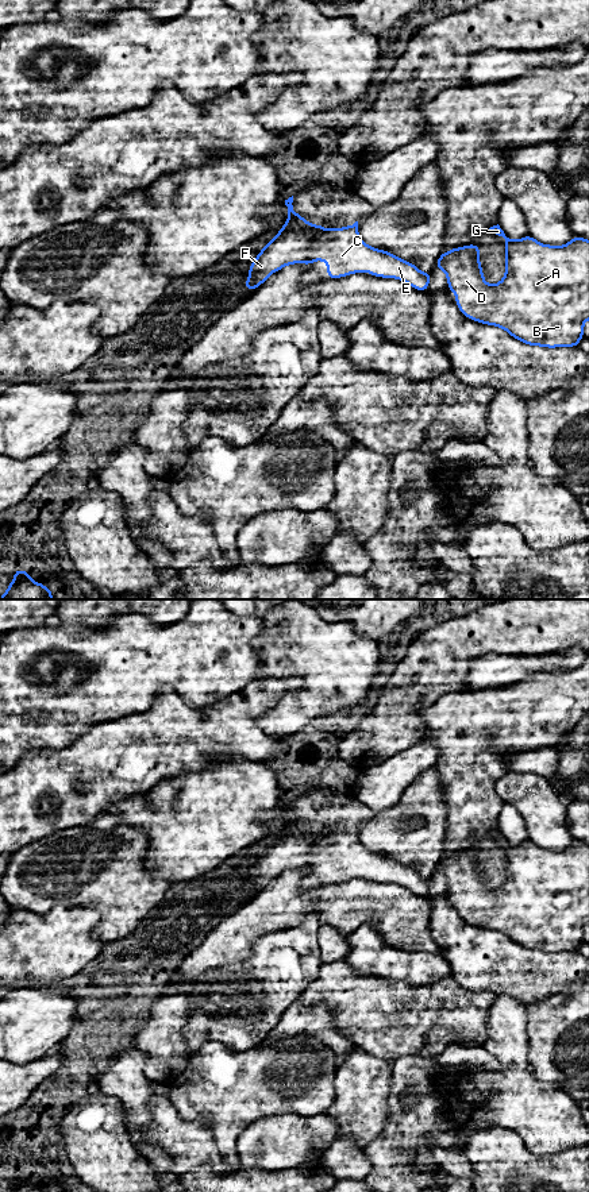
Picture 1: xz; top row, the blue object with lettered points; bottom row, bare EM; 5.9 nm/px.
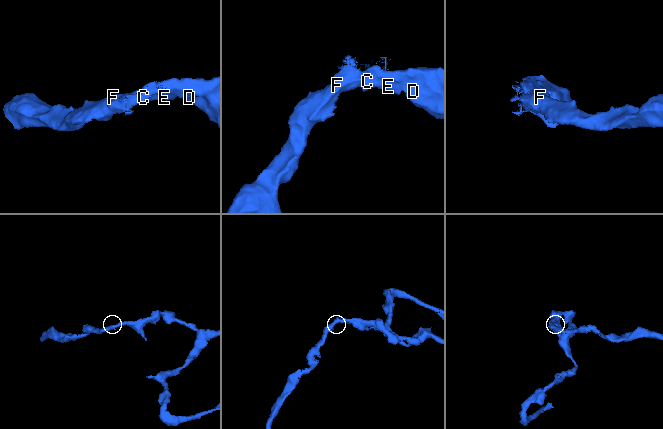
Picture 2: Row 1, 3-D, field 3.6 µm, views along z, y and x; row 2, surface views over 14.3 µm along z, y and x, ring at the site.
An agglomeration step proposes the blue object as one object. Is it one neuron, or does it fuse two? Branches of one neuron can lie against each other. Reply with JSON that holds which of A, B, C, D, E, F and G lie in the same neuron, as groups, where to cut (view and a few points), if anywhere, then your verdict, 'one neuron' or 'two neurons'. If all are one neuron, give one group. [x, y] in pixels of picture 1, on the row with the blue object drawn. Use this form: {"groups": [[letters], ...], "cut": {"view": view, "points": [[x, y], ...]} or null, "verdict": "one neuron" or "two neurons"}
{"groups": [["A", "B", "C", "D", "E", "F", "G"]], "cut": null, "verdict": "one neuron"}

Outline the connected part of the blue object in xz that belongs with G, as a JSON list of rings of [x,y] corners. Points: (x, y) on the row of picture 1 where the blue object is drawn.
[[[500,225],[489,228],[490,232],[505,239],[505,275],[496,285],[488,285],[480,262],[480,246],[467,244],[442,252],[435,267],[447,275],[447,286],[455,294],[455,305],[470,320],[486,325],[497,325],[512,337],[528,344],[547,348],[578,347],[584,337],[584,323],[589,320],[589,240],[573,238],[567,244],[542,244],[527,235],[517,240],[505,236]]]

